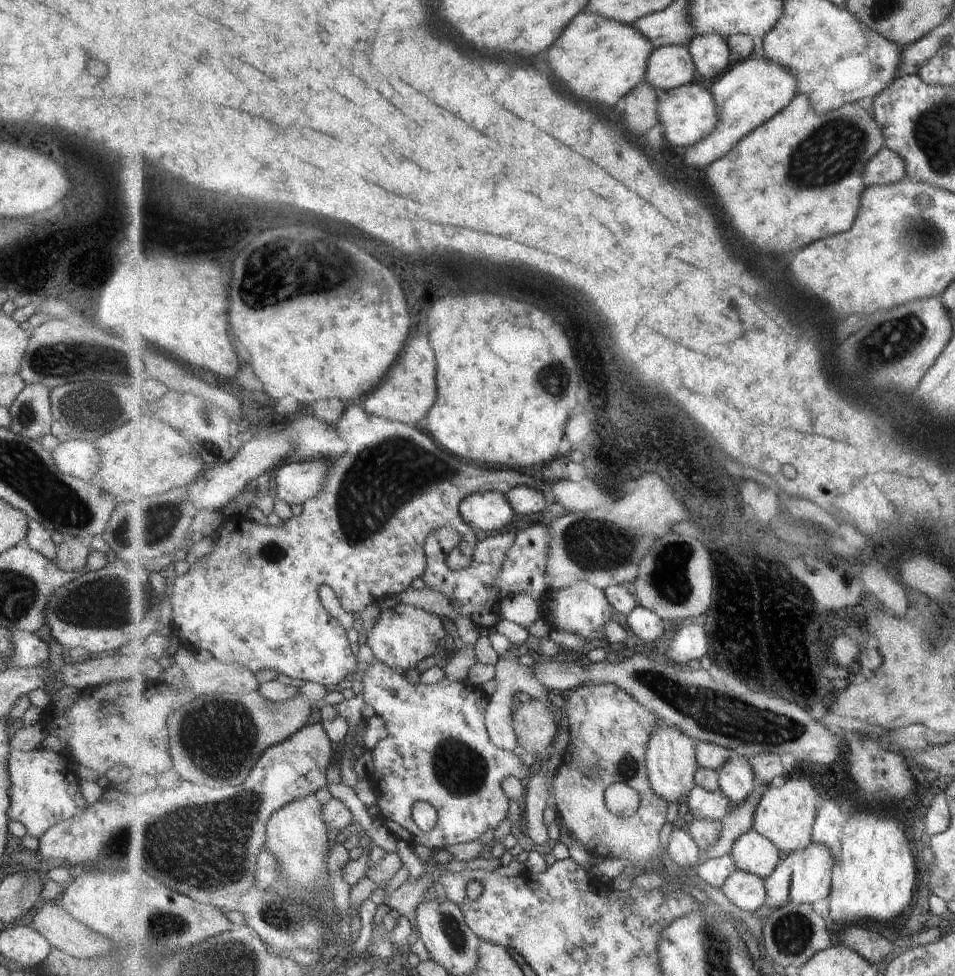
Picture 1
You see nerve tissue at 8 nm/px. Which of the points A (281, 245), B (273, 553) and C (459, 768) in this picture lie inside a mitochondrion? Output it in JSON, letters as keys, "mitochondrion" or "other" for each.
{"A":"mitochondrion","B":"mitochondrion","C":"mitochondrion"}

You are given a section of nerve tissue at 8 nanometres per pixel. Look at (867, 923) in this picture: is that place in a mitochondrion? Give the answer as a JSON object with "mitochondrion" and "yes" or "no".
{"mitochondrion":"no"}

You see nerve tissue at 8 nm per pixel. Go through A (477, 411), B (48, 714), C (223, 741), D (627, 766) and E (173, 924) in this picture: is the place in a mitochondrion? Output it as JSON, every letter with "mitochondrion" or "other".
{"A":"other","B":"other","C":"mitochondrion","D":"mitochondrion","E":"mitochondrion"}

